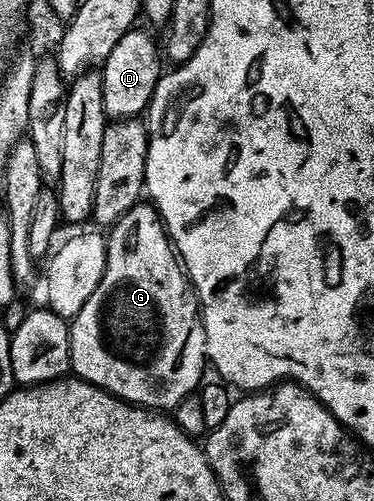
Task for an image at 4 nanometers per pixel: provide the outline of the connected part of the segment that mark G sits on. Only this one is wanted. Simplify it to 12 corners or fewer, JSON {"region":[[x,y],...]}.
{"region":[[149,202],[108,228],[70,325],[77,378],[169,412],[207,370]]}

